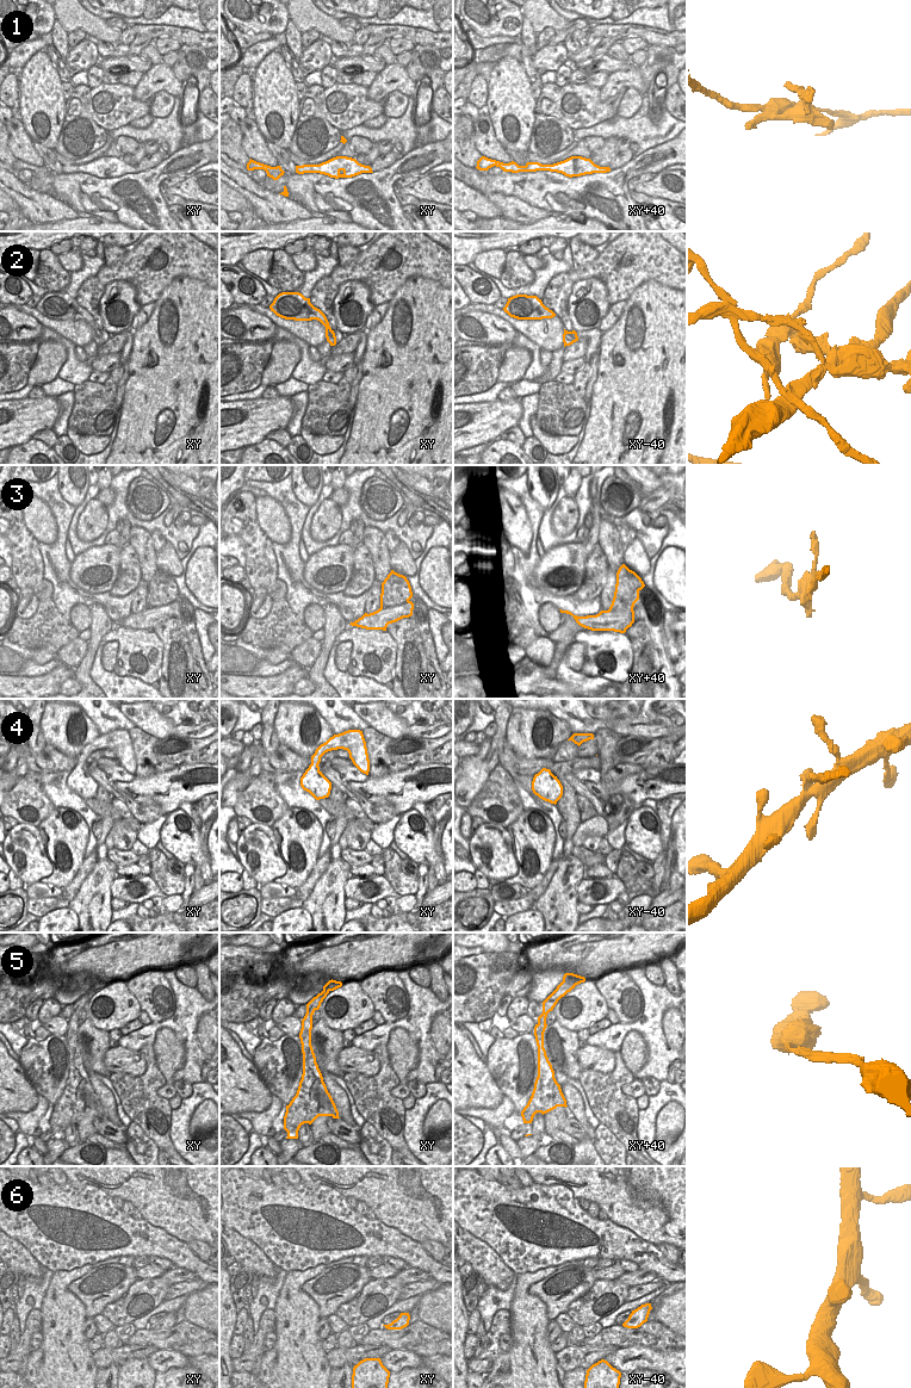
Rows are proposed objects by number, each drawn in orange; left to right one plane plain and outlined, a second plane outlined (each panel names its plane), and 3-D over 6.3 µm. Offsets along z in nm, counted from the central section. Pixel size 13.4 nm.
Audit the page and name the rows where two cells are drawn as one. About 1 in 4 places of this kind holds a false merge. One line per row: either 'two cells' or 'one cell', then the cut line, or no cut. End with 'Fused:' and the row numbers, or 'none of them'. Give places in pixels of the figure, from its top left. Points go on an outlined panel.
1: two cells; cut xy (283, 172), (272, 178)
2: two cells; cut xy (329, 327), (327, 339)
3: two cells; cut xy (408, 600), (380, 608)
4: two cells; cut xy (311, 762), (317, 764)
5: one cell; cut none
6: one cell; cut none
Fused: 1, 2, 3, 4

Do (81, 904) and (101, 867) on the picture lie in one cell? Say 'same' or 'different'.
same

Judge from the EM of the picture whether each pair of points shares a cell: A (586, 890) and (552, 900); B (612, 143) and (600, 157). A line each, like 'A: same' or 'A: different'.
A: different
B: same

